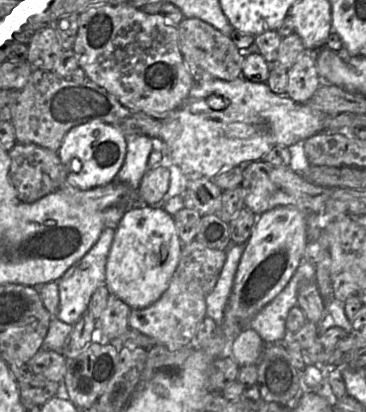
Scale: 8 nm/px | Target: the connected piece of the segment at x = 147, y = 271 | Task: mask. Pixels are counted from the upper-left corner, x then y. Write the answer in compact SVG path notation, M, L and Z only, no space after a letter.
M137 204L119 222L106 262L105 284L110 292L131 307L154 304L166 291L178 267L182 243L174 222L161 205Z

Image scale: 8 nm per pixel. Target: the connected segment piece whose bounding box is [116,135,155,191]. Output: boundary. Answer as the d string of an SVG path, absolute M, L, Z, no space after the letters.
M146 135L127 136L127 152L116 181L136 190L147 171L147 161L155 148L155 140Z

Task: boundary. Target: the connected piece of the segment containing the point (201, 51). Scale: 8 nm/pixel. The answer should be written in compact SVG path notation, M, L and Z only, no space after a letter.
M183 18L177 26L180 51L195 83L218 79L234 81L242 76L243 53L233 41L198 18Z

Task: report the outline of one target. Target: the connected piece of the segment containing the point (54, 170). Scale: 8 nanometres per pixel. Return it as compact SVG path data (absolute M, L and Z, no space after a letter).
M17 142L9 156L8 176L20 202L36 202L58 190L66 181L66 169L56 151Z

